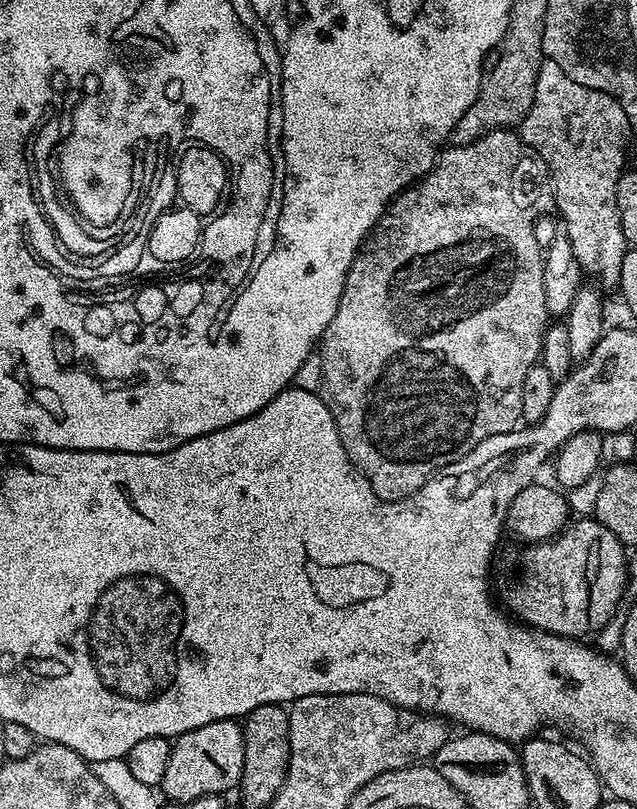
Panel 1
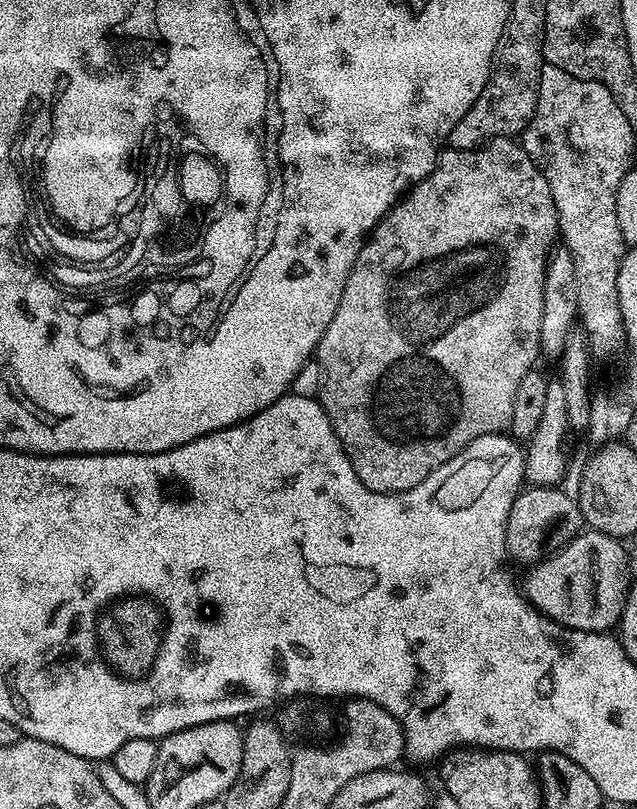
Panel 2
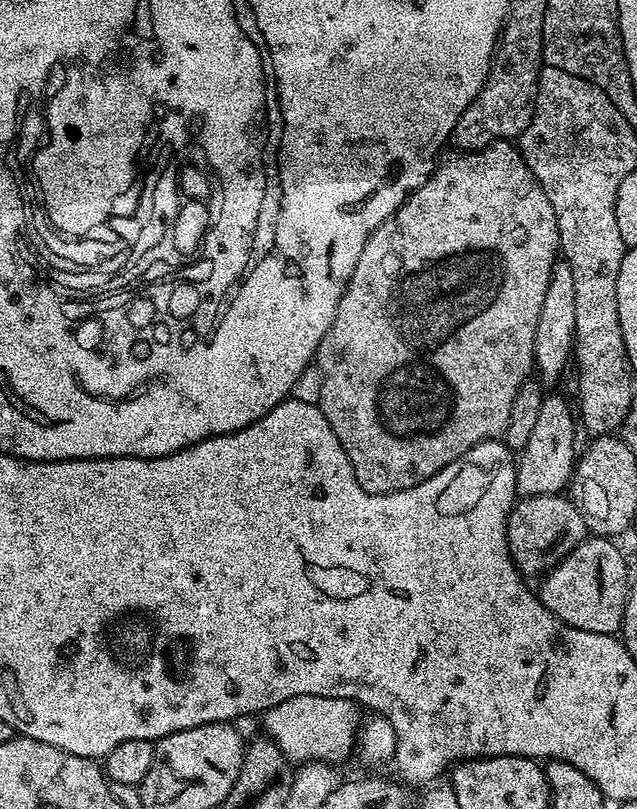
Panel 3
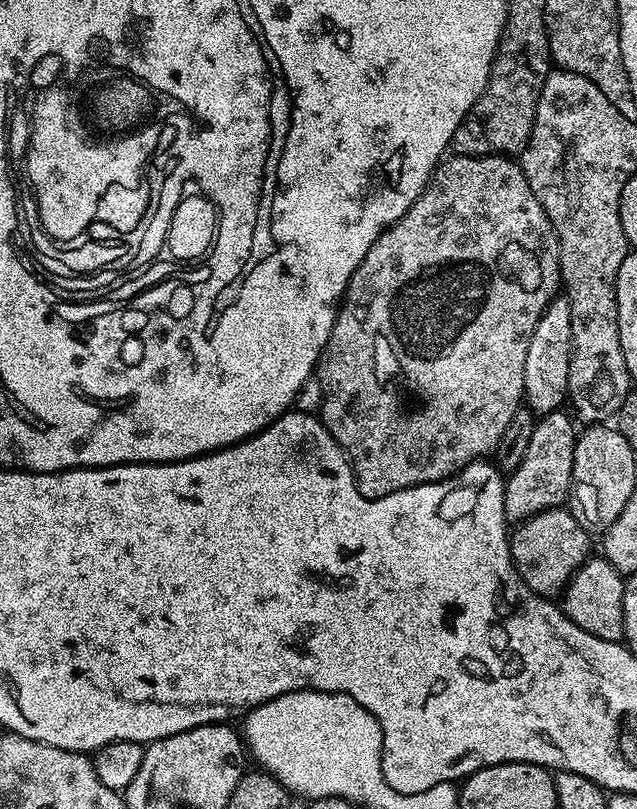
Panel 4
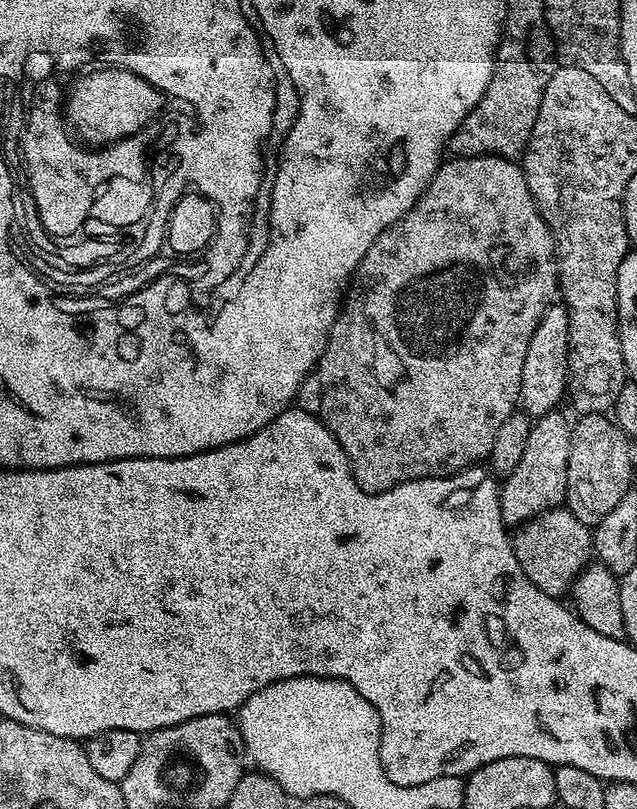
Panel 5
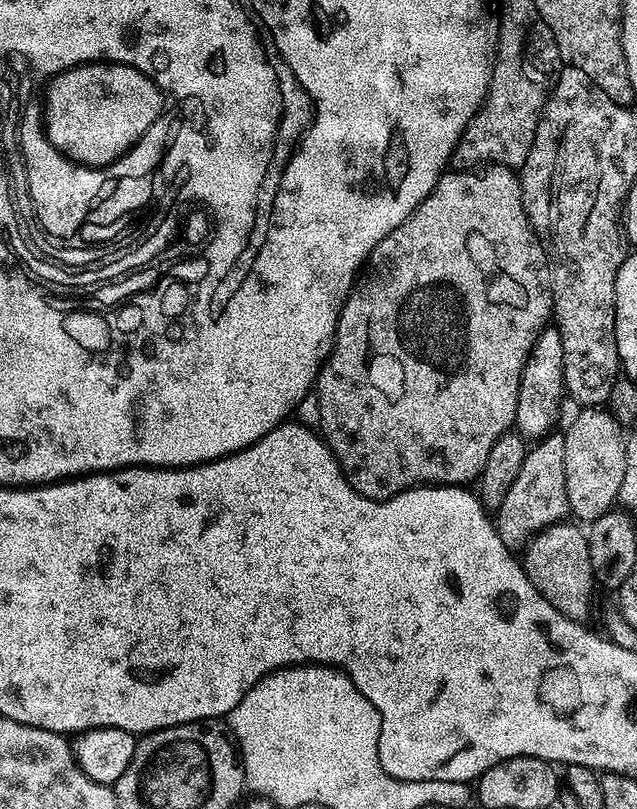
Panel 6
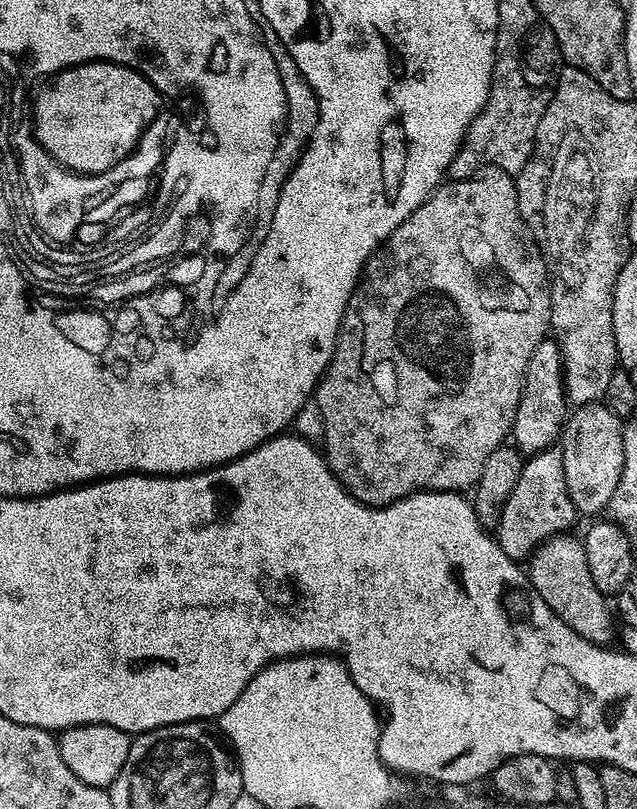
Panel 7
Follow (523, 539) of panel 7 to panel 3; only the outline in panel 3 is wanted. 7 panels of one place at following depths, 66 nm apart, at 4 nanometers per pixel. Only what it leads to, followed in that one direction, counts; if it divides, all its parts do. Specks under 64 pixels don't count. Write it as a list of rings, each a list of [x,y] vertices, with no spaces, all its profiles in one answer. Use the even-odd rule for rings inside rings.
[[[545,395],[538,423],[530,434],[530,442],[519,453],[516,465],[516,491],[521,497],[538,494],[560,494],[569,487],[578,459],[576,424],[572,412],[560,396]]]

